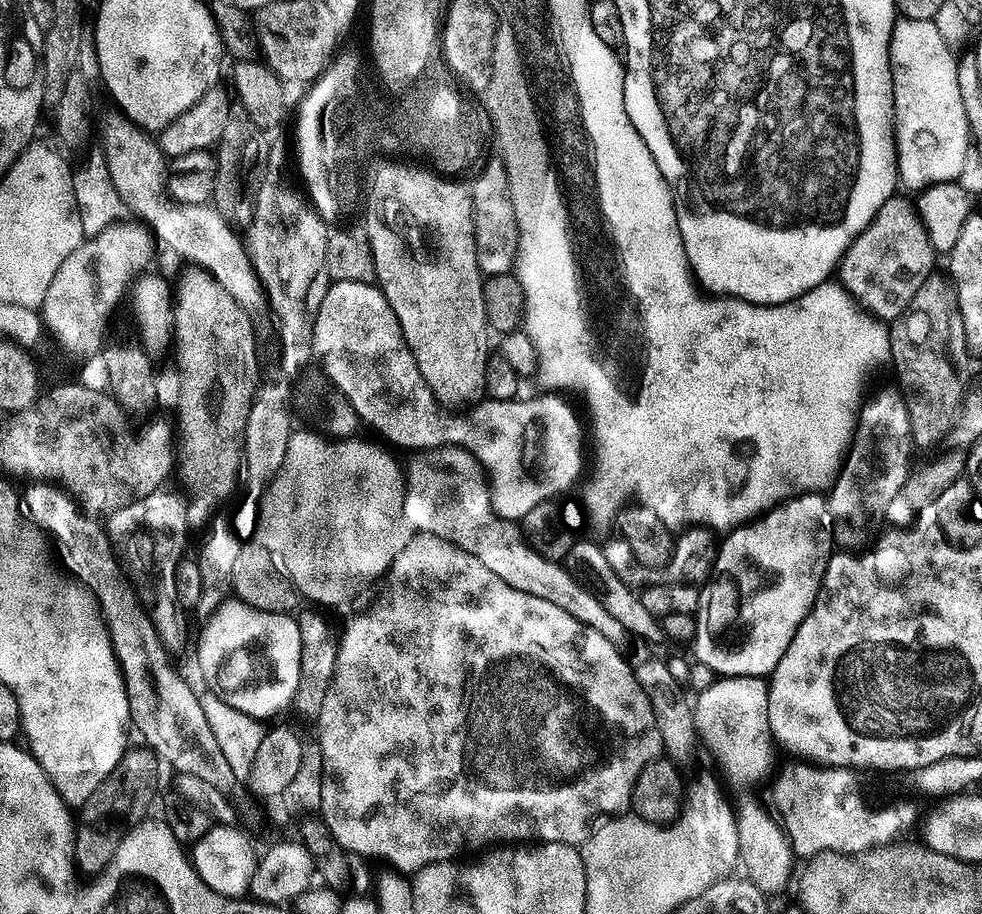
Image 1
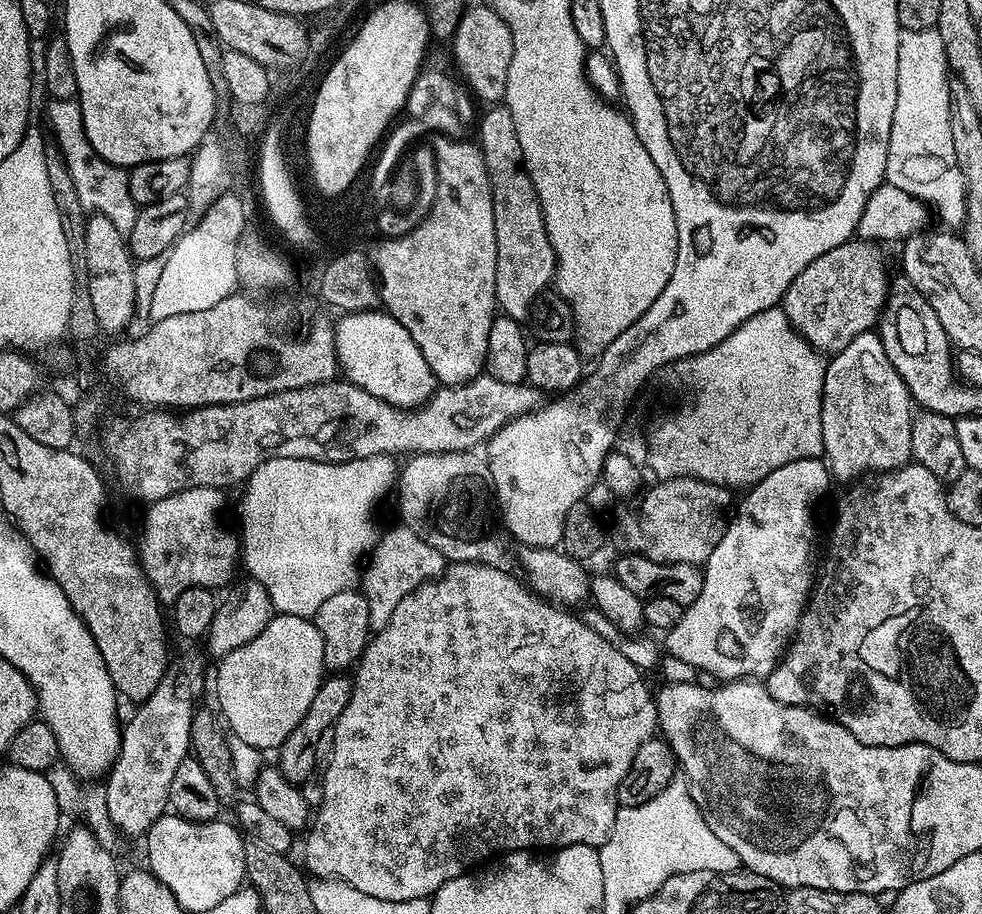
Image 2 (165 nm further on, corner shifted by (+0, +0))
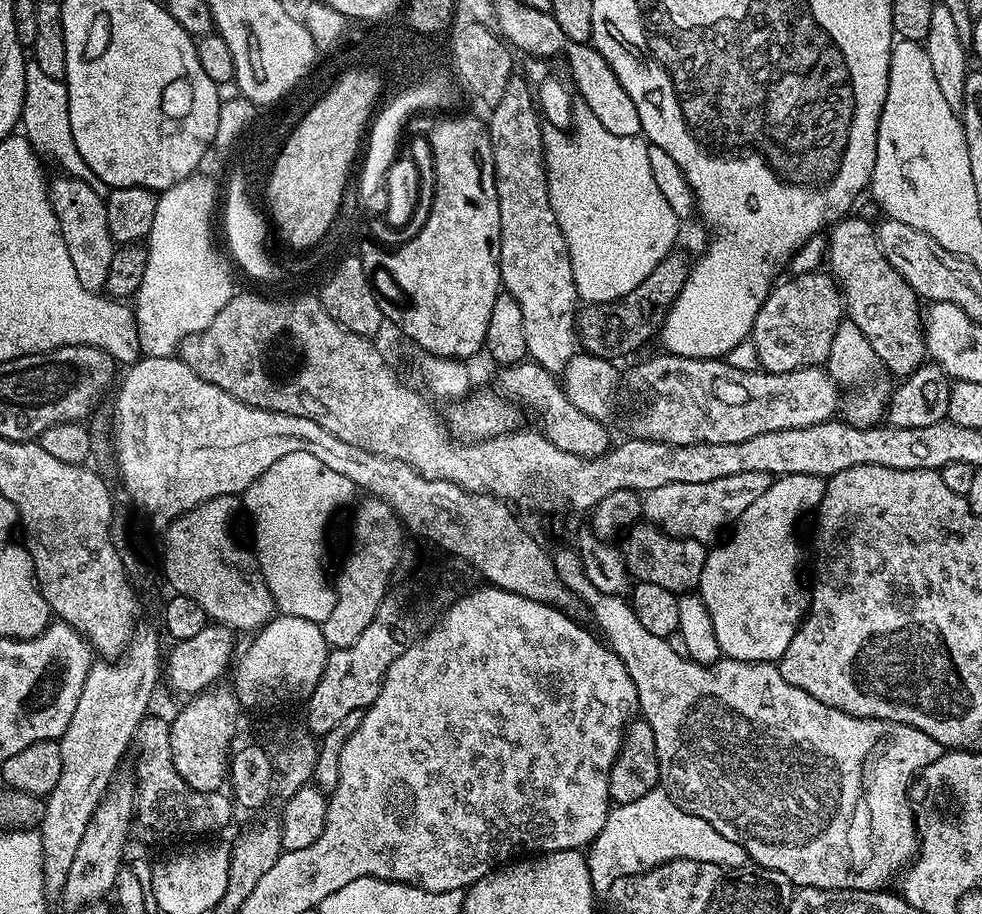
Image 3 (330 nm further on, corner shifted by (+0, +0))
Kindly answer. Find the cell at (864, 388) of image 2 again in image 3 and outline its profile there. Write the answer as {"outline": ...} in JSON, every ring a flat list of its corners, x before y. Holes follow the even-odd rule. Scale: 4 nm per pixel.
{"outline":[[845,320,835,331,826,367,832,380,840,387,851,388,842,406,845,421,856,428,875,427,885,417,892,386,881,375,884,375,884,367,870,342,856,324]]}

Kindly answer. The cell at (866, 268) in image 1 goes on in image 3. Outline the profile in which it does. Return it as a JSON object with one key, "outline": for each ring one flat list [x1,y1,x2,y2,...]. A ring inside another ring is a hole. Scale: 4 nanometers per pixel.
{"outline":[[817,270,791,279,781,279,773,287,758,310,758,318,754,318,750,343,759,367,765,372,789,372,823,365,830,354,835,331,846,320,844,295,833,275]]}

